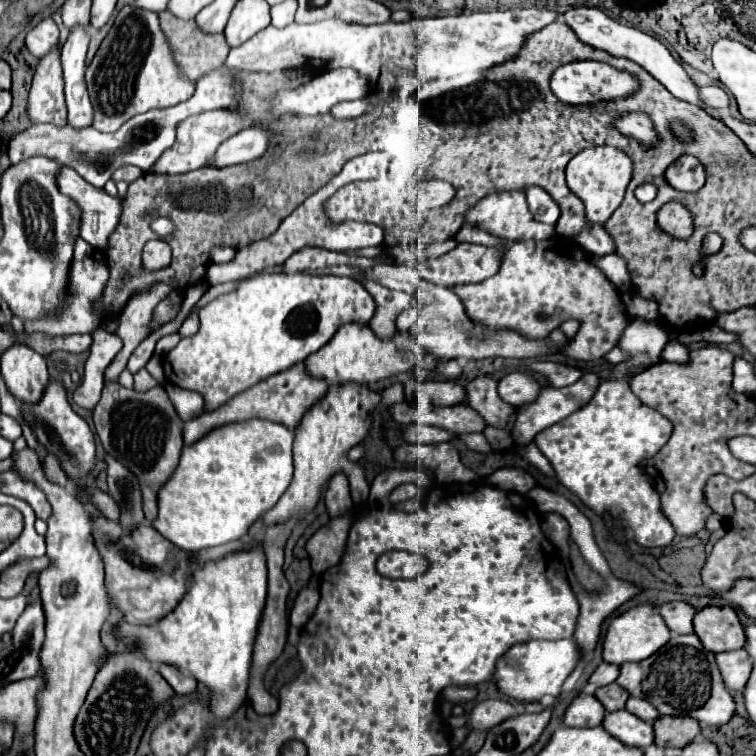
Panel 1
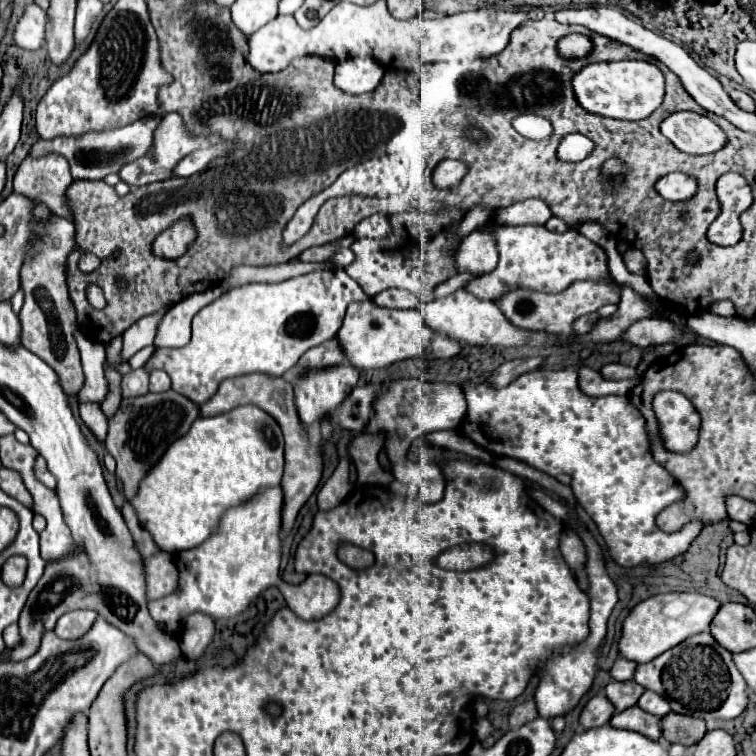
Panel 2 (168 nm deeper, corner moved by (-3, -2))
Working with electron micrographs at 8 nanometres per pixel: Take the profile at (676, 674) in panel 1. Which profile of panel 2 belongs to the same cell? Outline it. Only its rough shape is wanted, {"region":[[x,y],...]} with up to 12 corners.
{"region":[[709,632],[633,680],[673,712],[733,720],[747,684]]}

